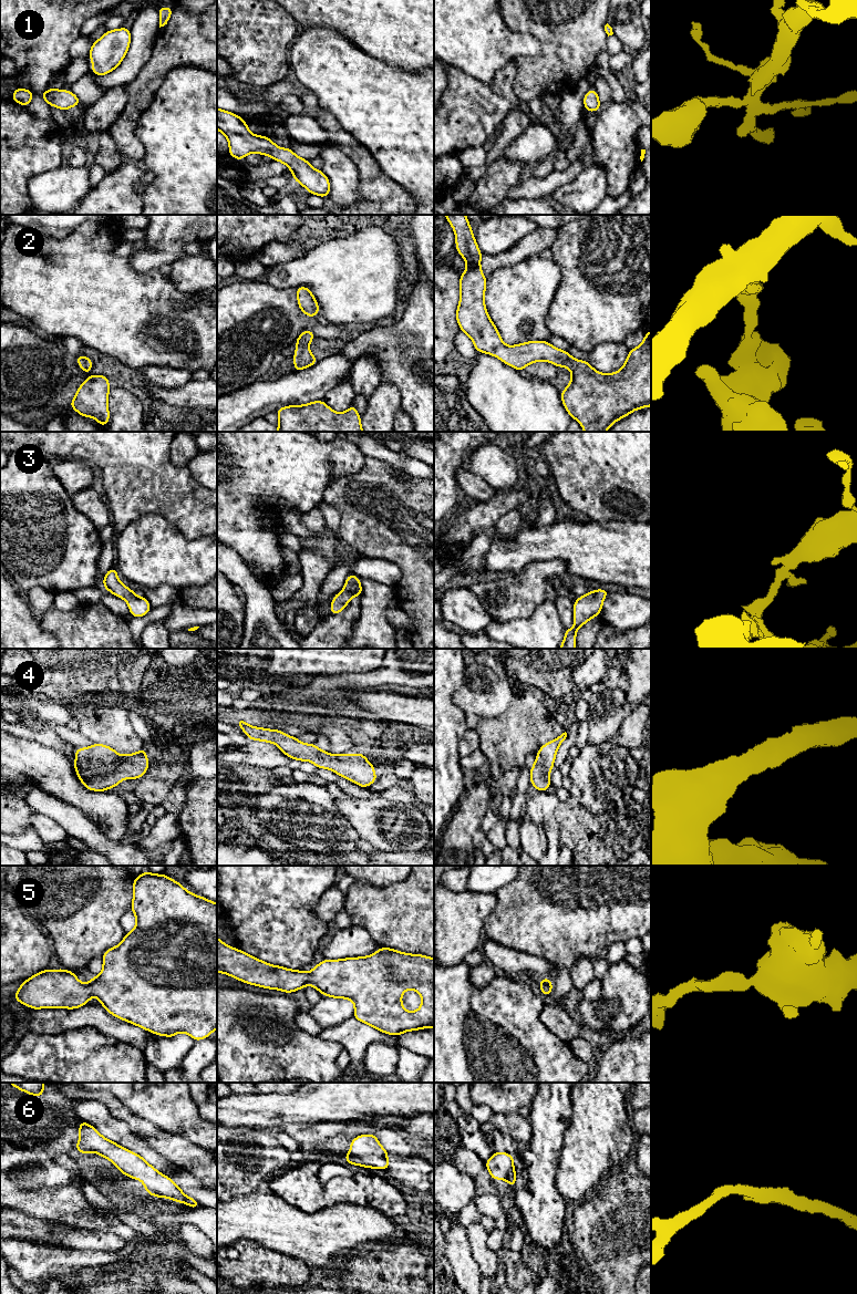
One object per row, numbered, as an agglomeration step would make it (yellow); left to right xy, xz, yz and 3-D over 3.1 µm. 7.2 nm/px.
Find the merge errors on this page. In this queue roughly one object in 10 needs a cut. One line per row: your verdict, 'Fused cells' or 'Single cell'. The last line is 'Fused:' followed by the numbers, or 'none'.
1: Single cell
2: Single cell
3: Single cell
4: Single cell
5: Single cell
6: Single cell
Fused: none

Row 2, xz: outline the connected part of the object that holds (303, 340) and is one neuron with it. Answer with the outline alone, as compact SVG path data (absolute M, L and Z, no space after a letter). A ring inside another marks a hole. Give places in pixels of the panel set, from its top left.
M304 330L296 340L297 348L293 354L293 371L301 371L316 364L319 360L308 349L316 334L311 330Z

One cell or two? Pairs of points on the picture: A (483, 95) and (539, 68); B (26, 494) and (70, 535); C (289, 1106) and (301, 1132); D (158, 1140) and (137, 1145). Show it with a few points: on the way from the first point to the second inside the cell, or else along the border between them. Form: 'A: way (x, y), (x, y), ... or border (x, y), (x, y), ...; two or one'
A: border (515, 61), (516, 78), (513, 91), (519, 100); two
B: way (37, 505), (59, 527); one
C: border (322, 1121), (290, 1122), (288, 1125); two
D: border (140, 1137), (167, 1159); two

